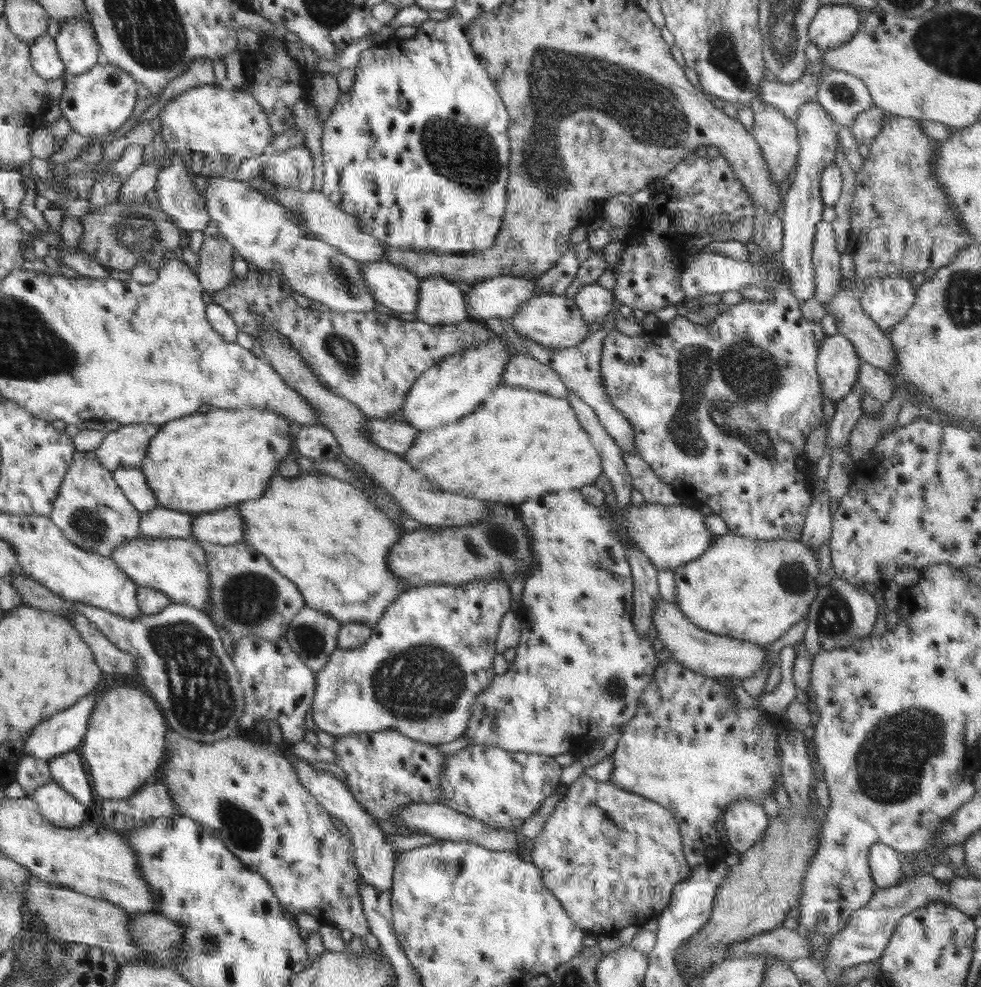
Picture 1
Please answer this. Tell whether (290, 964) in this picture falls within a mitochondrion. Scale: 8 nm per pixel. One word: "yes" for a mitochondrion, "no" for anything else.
no

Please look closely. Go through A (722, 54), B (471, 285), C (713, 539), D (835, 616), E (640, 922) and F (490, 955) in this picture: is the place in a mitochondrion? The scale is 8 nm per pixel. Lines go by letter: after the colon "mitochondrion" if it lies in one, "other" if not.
A: mitochondrion
B: other
C: other
D: mitochondrion
E: other
F: other

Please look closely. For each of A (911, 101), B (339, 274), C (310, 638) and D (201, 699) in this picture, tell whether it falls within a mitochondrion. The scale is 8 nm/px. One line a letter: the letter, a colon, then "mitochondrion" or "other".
A: other
B: mitochondrion
C: mitochondrion
D: mitochondrion

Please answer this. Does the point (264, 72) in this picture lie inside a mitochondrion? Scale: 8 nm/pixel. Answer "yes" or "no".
no

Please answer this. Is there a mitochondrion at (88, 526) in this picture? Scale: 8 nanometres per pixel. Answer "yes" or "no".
yes

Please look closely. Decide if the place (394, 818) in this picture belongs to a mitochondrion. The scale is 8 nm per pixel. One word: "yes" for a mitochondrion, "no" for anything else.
no

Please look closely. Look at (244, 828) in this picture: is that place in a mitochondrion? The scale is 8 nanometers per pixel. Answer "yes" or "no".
yes

